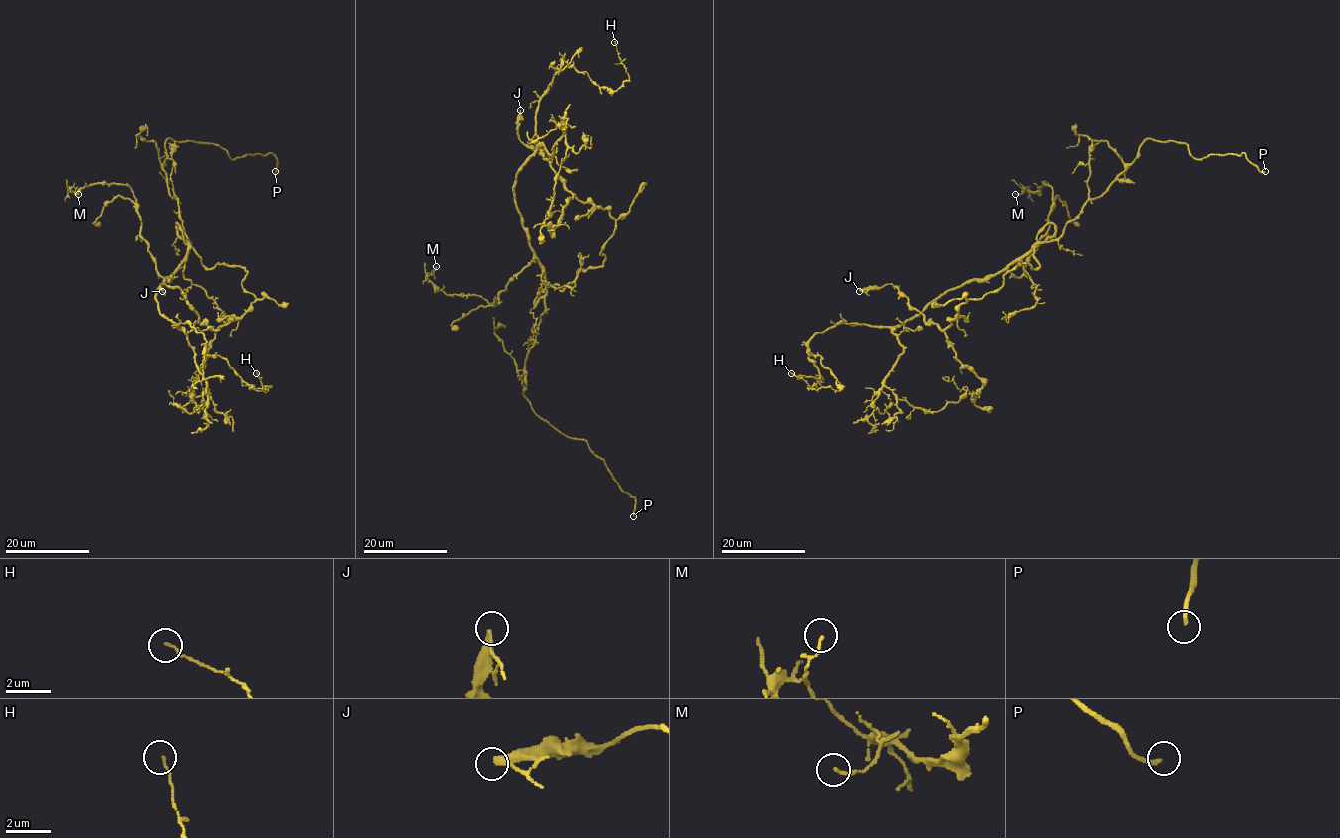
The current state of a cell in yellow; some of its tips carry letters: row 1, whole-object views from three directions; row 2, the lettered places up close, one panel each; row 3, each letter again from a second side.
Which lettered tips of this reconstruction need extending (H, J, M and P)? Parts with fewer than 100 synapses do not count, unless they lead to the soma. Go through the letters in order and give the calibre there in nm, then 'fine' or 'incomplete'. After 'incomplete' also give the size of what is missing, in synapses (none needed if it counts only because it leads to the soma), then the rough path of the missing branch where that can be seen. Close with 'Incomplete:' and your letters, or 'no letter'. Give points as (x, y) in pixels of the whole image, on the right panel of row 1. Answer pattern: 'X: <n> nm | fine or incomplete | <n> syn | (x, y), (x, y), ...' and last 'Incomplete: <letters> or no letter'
H: 100 nm | fine
J: 190 nm | fine
M: 110 nm | fine
P: 180 nm | incomplete | (1265, 171), (1272, 162), (1278, 165), (1277, 182), (1267, 192)
Incomplete: P

